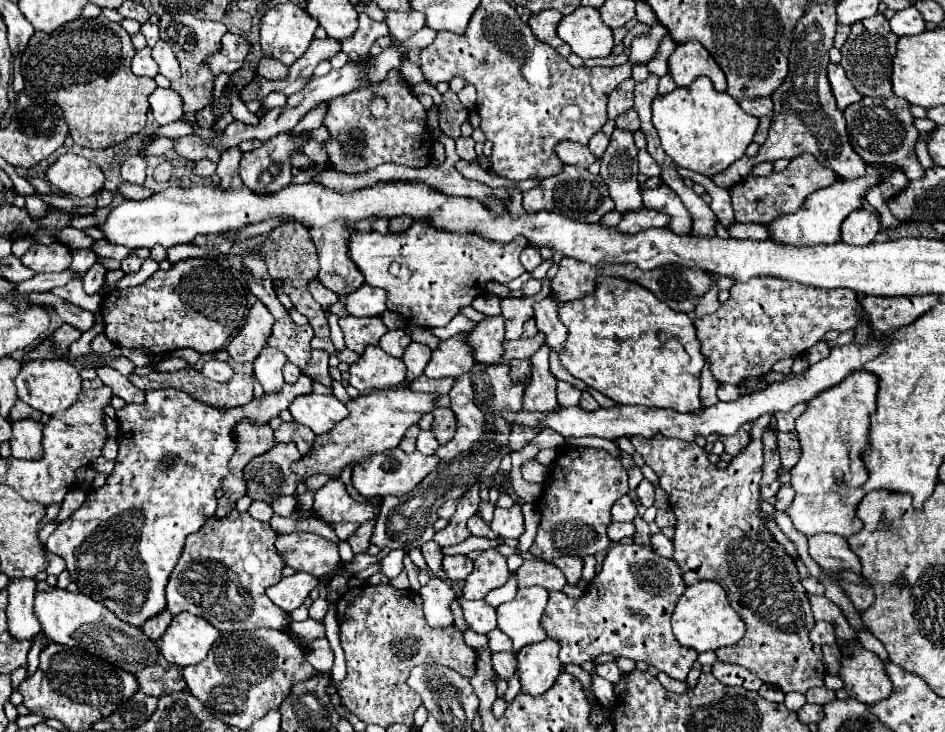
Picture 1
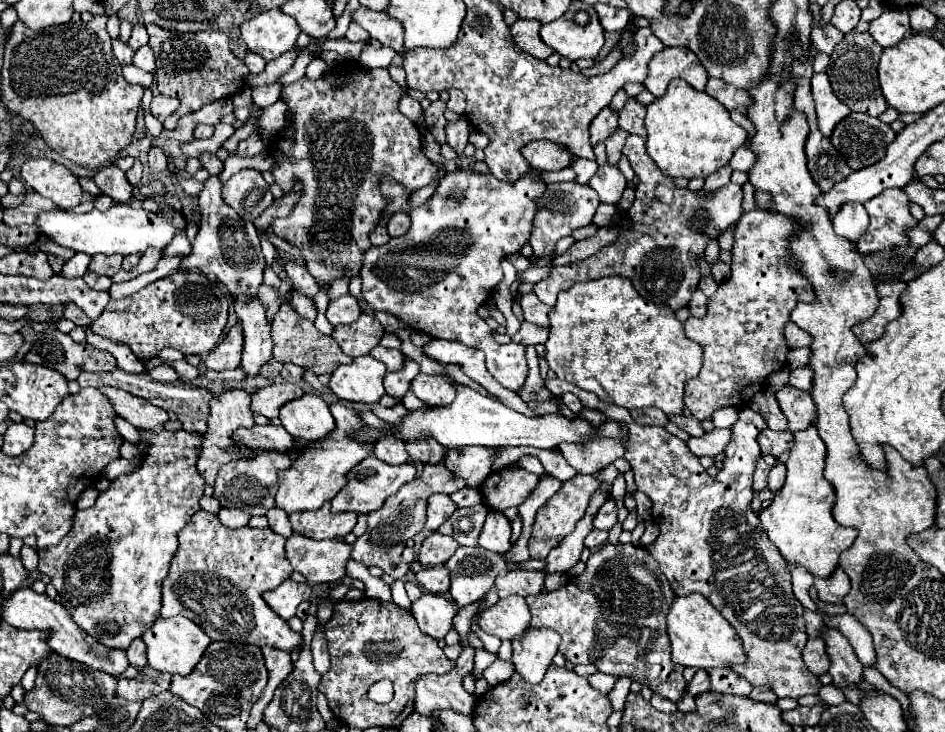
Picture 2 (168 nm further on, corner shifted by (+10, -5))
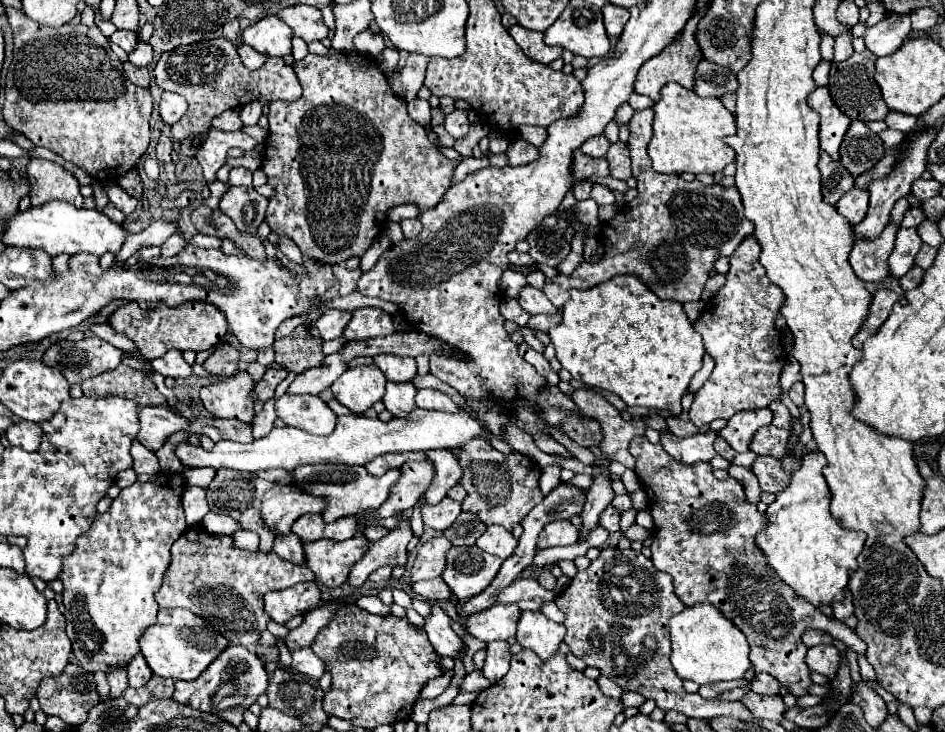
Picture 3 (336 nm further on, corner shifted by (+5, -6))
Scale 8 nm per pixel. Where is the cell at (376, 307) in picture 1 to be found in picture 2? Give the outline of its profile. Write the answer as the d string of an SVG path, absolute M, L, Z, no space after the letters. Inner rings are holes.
M342 295L334 301L330 301L326 317L332 325L340 325L340 323L352 323L360 317L362 309L358 307L358 301L352 295Z

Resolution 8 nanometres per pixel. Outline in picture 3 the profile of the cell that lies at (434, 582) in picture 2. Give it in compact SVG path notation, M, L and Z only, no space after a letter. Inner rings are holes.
M433 578L433 580L425 580L425 582L413 582L413 592L417 596L421 596L423 600L429 602L441 602L441 600L449 600L451 598L451 590L445 584L443 578Z

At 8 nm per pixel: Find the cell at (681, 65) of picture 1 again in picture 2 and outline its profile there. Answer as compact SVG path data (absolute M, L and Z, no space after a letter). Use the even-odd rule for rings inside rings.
M666 47L656 53L648 63L648 77L644 79L644 87L654 95L662 97L666 93L666 85L670 79L684 79L696 91L704 91L708 73L698 61L696 53L688 47Z

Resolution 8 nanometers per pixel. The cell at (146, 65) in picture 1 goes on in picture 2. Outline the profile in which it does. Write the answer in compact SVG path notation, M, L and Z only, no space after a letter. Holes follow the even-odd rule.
M112 39L112 51L114 51L116 59L118 59L122 65L132 63L132 55L134 55L134 51L132 51L122 39Z

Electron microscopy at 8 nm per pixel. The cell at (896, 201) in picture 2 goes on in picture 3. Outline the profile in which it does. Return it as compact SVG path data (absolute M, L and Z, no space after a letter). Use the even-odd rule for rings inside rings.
M887 224L885 230L869 240L857 240L851 256L849 256L849 264L853 266L853 270L857 272L857 276L865 282L877 282L883 280L889 274L889 256L895 248L895 236L899 232L901 224Z

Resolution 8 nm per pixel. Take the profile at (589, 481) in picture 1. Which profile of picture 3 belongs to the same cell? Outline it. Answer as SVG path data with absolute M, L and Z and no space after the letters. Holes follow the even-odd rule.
M555 520L543 528L539 536L538 549L569 546L569 544L575 544L577 538L579 538L579 532L569 520Z

